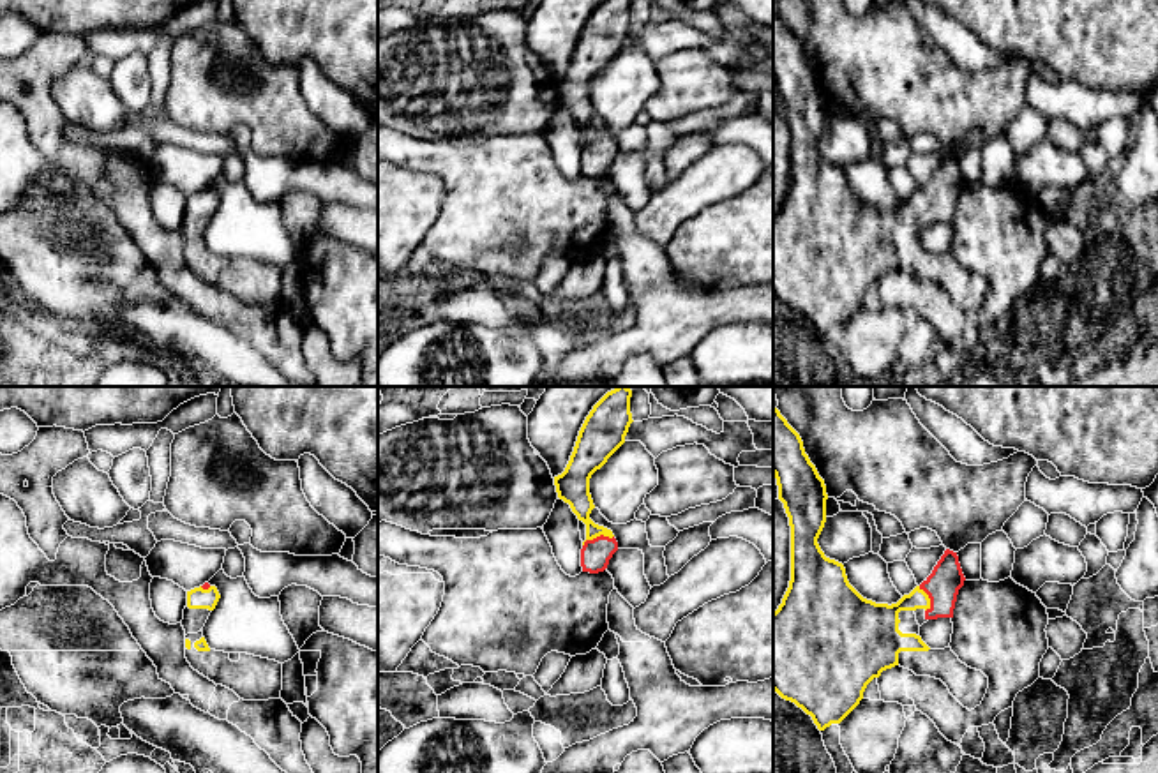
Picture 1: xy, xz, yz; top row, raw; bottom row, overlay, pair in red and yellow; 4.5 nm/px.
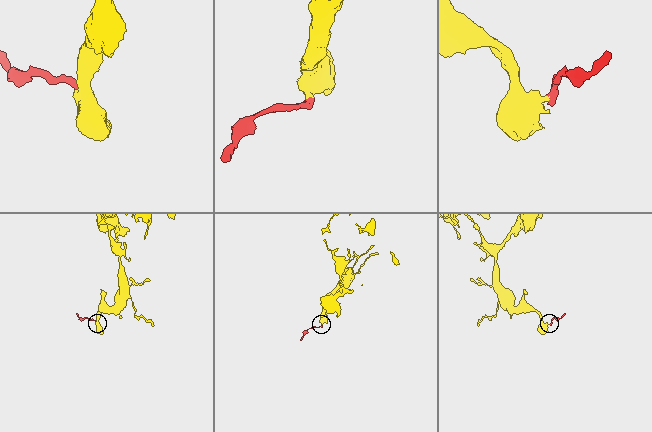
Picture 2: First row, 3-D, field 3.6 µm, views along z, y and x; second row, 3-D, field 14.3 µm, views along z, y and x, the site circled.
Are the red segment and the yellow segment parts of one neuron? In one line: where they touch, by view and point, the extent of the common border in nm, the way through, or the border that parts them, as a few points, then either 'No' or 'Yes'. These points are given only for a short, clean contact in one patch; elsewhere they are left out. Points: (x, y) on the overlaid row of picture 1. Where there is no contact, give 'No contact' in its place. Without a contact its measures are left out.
Touches red at xz (597, 537). Shared border 150 nm. Path across: xz (595, 555), (597, 537), (583, 514), (574, 487). Yes

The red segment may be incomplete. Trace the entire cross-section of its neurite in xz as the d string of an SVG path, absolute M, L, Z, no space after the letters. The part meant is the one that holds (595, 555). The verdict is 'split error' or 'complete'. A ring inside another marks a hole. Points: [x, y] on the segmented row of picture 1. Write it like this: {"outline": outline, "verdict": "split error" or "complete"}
{"outline": "M616 386L607 392L586 417L565 471L554 477L558 498L570 505L586 524L586 540L581 549L583 572L598 574L618 551L611 529L590 519L595 508L590 494L590 478L625 443L632 420L632 390Z", "verdict": "split error"}

